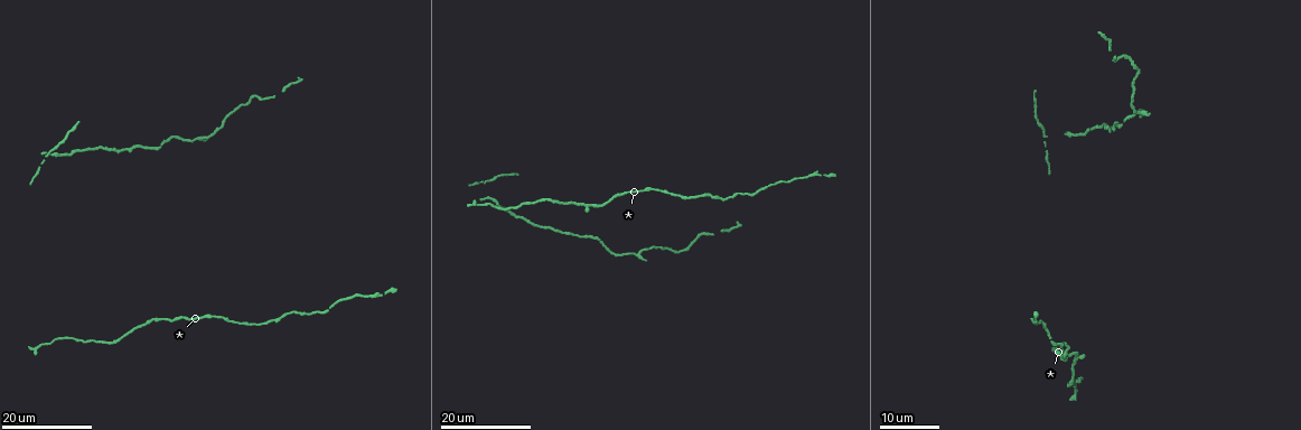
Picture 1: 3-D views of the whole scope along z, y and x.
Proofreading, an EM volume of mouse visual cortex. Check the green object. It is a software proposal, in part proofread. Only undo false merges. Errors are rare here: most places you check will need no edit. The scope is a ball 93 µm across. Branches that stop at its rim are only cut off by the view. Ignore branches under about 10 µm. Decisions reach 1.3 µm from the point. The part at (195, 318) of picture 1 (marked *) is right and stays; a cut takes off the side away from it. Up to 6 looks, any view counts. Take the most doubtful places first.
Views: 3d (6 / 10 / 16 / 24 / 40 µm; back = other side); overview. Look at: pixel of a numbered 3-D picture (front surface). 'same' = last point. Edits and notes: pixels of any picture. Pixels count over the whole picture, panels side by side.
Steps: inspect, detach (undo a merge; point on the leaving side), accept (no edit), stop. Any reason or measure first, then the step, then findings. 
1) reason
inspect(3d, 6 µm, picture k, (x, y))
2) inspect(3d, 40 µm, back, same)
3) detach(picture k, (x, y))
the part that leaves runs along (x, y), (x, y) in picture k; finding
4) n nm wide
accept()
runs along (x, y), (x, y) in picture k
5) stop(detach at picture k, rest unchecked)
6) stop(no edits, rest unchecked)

inspect(3d, 24 µm, picture 1, (591, 205))

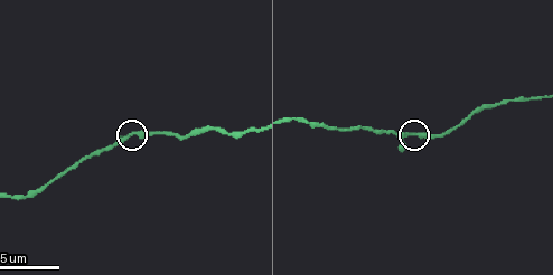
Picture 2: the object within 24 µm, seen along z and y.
inspect(3d, 10 µm, picture 2, (413, 135))

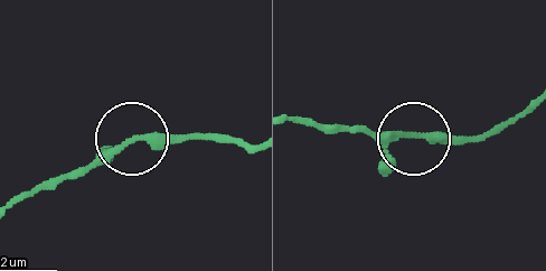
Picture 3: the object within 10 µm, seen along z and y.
accept()
runs along (536, 95), (471, 138), (337, 131) in picture 3; all the same cell

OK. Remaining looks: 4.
inspect(3d, 10 µm, picture 2, (329, 129))

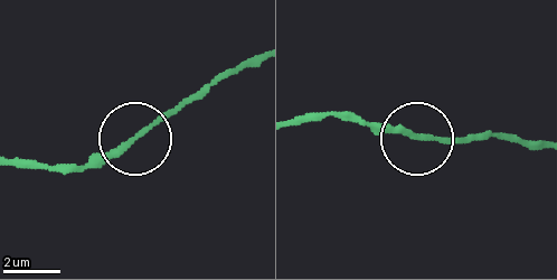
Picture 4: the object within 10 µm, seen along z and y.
accept()
runs along (539, 147), (481, 132), (416, 140), (361, 126) in picture 4; one cell here

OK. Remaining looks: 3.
thick turns thin
inspect(3d, 24 µm, picture 1, (212, 316))

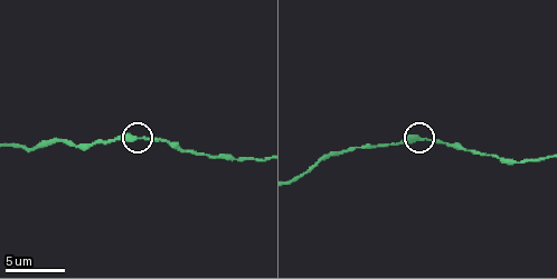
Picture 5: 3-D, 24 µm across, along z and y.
zoom in
inspect(3d, 6 µm, picture 5, (424, 139))

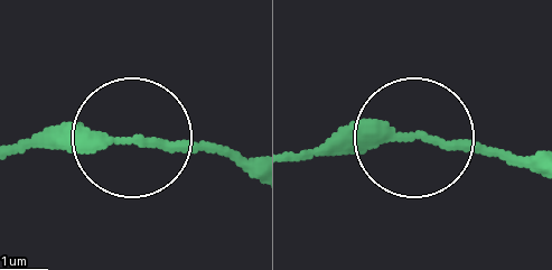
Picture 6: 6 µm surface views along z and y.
240 nm wide
accept()
runs along (18, 149), (175, 138), (246, 157) in picture 6; continuous, no second cell

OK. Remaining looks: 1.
stop(no edits, rest unchecked)

